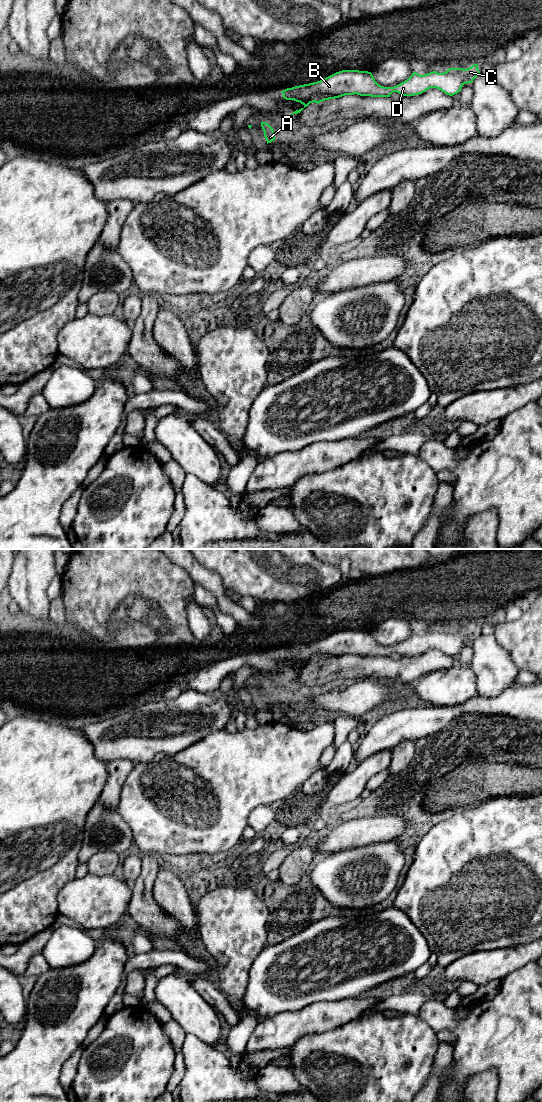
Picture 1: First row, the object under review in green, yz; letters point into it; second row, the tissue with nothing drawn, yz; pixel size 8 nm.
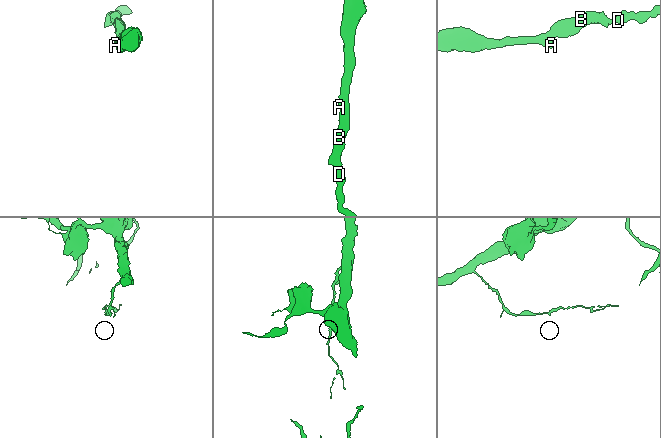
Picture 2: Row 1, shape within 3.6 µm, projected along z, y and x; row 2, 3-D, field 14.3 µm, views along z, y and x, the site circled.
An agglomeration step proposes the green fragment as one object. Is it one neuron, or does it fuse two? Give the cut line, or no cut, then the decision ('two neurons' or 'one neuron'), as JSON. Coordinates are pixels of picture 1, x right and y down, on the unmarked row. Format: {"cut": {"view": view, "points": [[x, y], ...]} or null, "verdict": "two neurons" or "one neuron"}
{"cut": null, "verdict": "one neuron"}

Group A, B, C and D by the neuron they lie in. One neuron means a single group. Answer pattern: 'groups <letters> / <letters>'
groups A B C D

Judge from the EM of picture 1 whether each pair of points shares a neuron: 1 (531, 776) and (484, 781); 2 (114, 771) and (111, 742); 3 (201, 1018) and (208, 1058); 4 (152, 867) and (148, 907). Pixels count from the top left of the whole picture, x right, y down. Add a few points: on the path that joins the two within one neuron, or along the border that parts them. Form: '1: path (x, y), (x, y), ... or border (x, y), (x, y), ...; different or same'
1: path (519, 779), (496, 779); same
2: border (108, 761), (130, 759), (134, 763); different
3: border (186, 1033), (196, 1035), (213, 1047); different
4: path (147, 877), (146, 897); same

